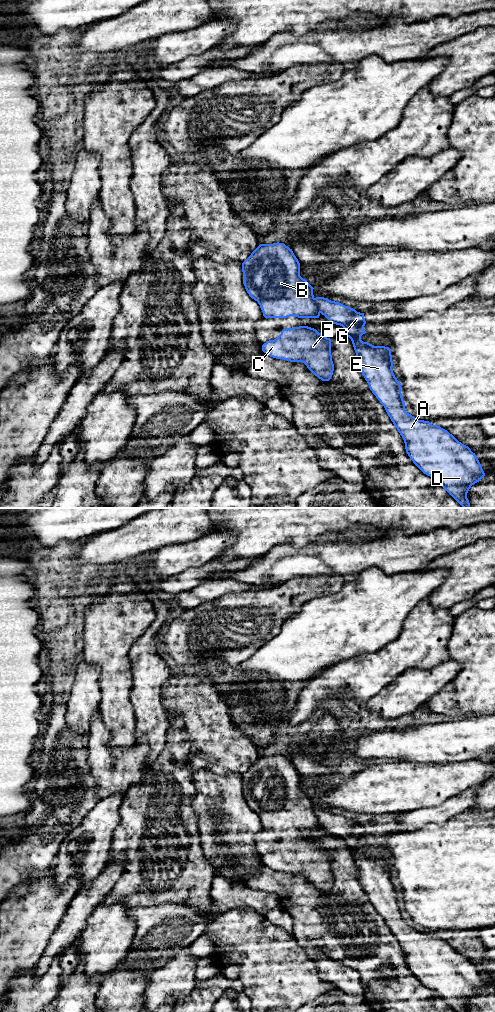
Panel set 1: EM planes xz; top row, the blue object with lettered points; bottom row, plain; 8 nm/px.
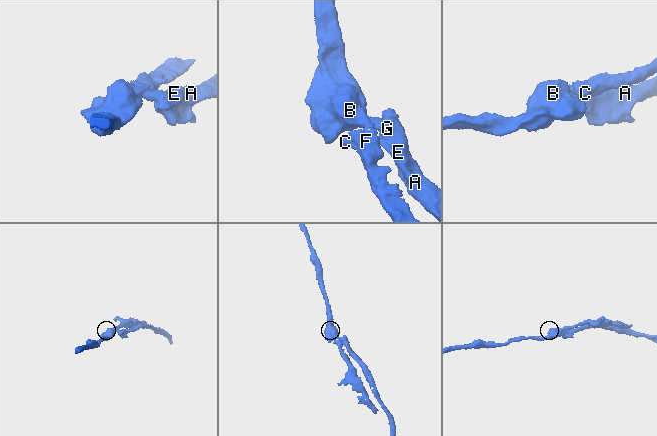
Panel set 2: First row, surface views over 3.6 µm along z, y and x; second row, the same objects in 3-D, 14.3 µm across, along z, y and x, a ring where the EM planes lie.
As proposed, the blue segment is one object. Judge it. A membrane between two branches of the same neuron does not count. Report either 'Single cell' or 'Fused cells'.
Fused cells

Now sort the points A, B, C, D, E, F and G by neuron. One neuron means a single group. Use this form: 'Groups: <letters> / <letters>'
Groups: A D E G / B C F

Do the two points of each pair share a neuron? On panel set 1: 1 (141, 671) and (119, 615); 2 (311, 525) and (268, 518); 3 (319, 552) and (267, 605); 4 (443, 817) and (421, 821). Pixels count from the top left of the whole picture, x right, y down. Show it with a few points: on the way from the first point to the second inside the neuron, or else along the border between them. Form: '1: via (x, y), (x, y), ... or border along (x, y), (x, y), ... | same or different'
1: border along (146, 628), (129, 651), (131, 670) | different
2: via (300, 518), (279, 518) | same
3: border along (318, 575), (295, 576), (278, 585) | different
4: via (438, 817), (426, 817) | same

